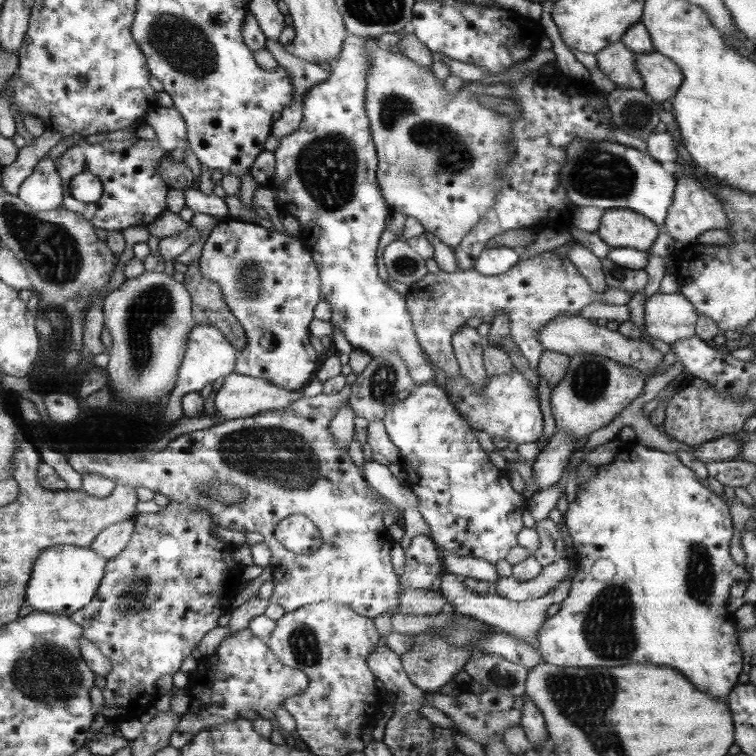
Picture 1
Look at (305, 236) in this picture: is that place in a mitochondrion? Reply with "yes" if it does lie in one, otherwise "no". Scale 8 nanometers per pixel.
no

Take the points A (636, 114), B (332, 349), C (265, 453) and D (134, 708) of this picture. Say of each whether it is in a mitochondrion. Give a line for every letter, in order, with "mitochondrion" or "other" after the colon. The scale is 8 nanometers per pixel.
A: mitochondrion
B: other
C: mitochondrion
D: other

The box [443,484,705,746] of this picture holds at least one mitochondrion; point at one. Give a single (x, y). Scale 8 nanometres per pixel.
(609, 630)

